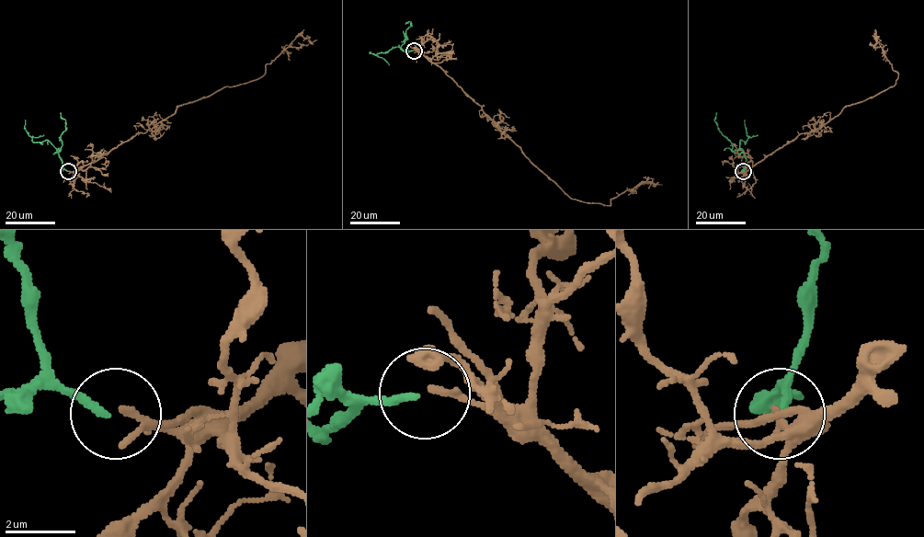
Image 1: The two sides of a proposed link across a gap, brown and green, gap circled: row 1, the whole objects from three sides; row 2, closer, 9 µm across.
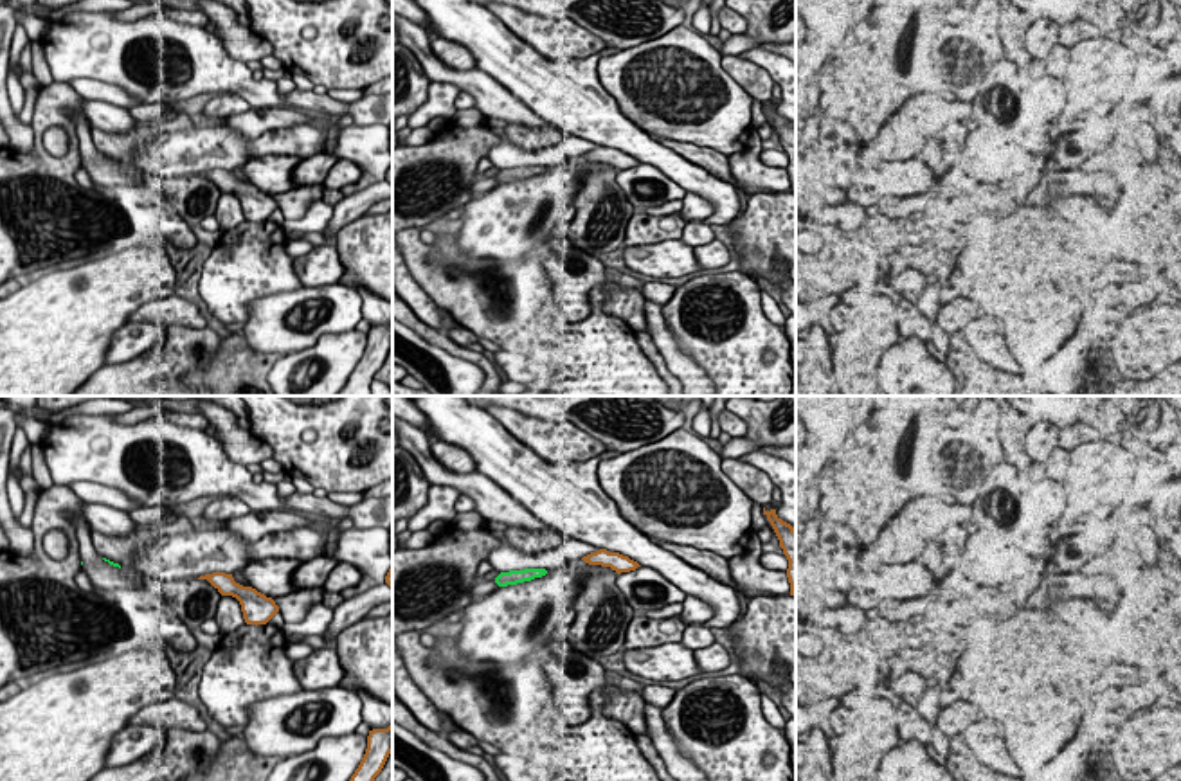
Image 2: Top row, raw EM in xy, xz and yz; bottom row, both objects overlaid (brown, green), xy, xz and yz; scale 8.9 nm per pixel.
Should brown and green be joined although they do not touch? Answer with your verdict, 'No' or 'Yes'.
No

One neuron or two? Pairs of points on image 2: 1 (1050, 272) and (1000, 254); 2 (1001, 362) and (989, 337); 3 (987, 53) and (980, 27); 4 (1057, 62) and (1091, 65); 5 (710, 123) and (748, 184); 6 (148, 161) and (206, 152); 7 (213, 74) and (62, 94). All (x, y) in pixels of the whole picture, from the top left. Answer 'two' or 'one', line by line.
1: one
2: one
3: one
4: two
5: two
6: one
7: two

